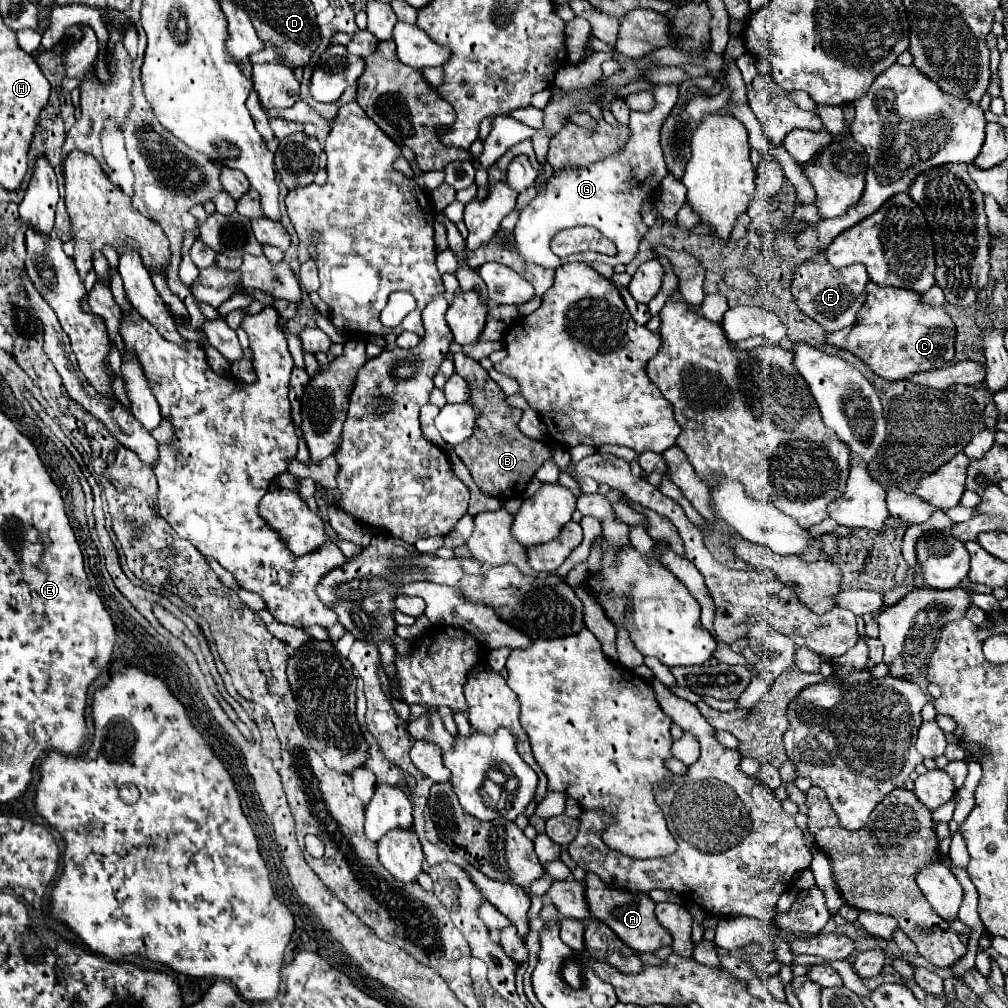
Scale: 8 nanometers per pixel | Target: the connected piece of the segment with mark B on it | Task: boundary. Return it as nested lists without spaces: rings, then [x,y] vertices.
[[[457,352],[455,372],[461,374],[471,384],[471,400],[481,412],[475,434],[469,440],[463,440],[461,444],[455,446],[457,456],[469,468],[481,492],[501,500],[507,500],[509,496],[519,498],[529,480],[533,478],[533,474],[539,470],[539,466],[547,458],[551,458],[551,446],[545,442],[531,440],[519,432],[517,424],[521,418],[521,408],[507,404],[507,396],[503,394],[503,390],[491,380],[487,370],[483,370],[477,360],[473,360],[463,352]]]

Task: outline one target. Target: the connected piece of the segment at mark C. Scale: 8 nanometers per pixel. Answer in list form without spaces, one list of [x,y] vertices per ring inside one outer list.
[[[869,282],[867,300],[857,312],[857,320],[851,326],[851,330],[847,332],[847,328],[843,328],[837,332],[829,332],[825,340],[827,344],[849,350],[853,356],[861,358],[877,376],[885,380],[903,380],[909,374],[917,374],[933,368],[947,368],[955,356],[955,336],[957,336],[955,324],[943,306],[923,304],[921,294],[915,290],[905,290],[895,286],[877,286],[875,282]]]

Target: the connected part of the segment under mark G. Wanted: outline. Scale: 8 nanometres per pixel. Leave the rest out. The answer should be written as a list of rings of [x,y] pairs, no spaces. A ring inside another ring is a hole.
[[[657,84],[653,90],[655,106],[651,112],[638,112],[631,110],[629,130],[631,136],[625,146],[605,160],[593,162],[583,168],[561,168],[553,172],[545,188],[521,210],[521,218],[515,226],[515,244],[517,252],[537,266],[559,268],[567,262],[603,262],[609,266],[615,264],[629,264],[639,248],[639,240],[647,234],[649,226],[641,220],[643,204],[651,202],[655,196],[661,180],[669,174],[663,152],[659,146],[659,130],[663,120],[669,116],[671,108],[677,100],[677,84]],[[575,226],[593,226],[603,236],[617,244],[615,256],[603,256],[597,252],[577,252],[565,258],[559,258],[551,252],[551,240],[559,230],[575,228]]]

